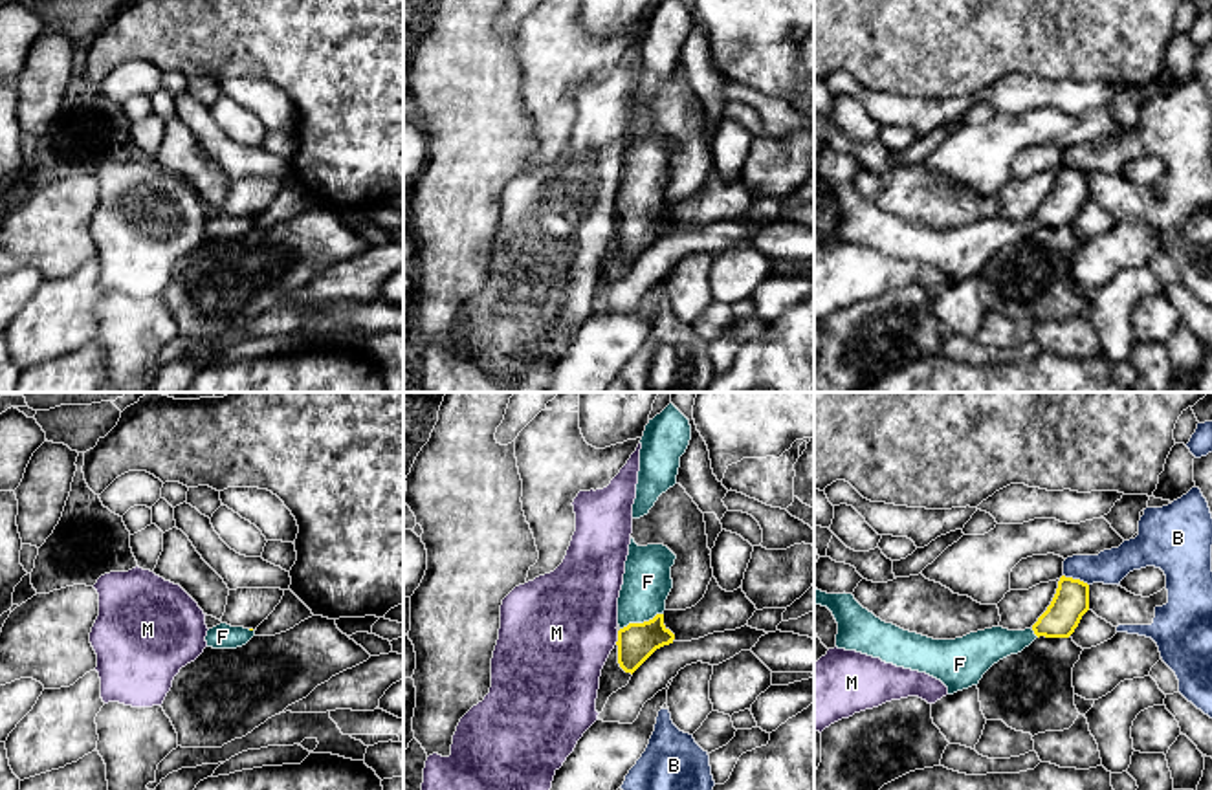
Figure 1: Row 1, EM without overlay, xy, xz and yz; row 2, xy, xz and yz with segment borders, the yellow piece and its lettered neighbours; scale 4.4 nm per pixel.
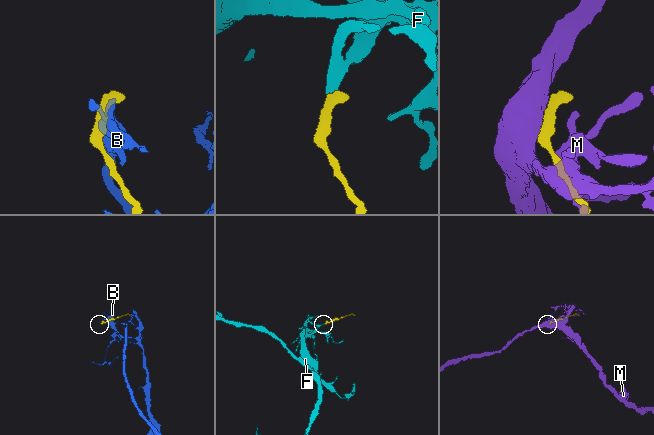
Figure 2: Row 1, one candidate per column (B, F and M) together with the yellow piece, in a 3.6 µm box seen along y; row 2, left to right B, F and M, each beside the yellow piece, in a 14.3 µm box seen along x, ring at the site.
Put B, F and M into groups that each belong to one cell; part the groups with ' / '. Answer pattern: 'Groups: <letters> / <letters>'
Groups: B / F / M

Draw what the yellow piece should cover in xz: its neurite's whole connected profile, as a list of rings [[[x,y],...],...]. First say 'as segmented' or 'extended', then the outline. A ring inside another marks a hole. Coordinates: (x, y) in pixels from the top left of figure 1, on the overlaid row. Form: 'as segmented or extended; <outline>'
extended; [[[631,537],[623,585],[618,598],[618,664],[634,673],[656,649],[673,643],[664,625],[666,599],[673,588],[677,555],[664,544],[638,546]]]

